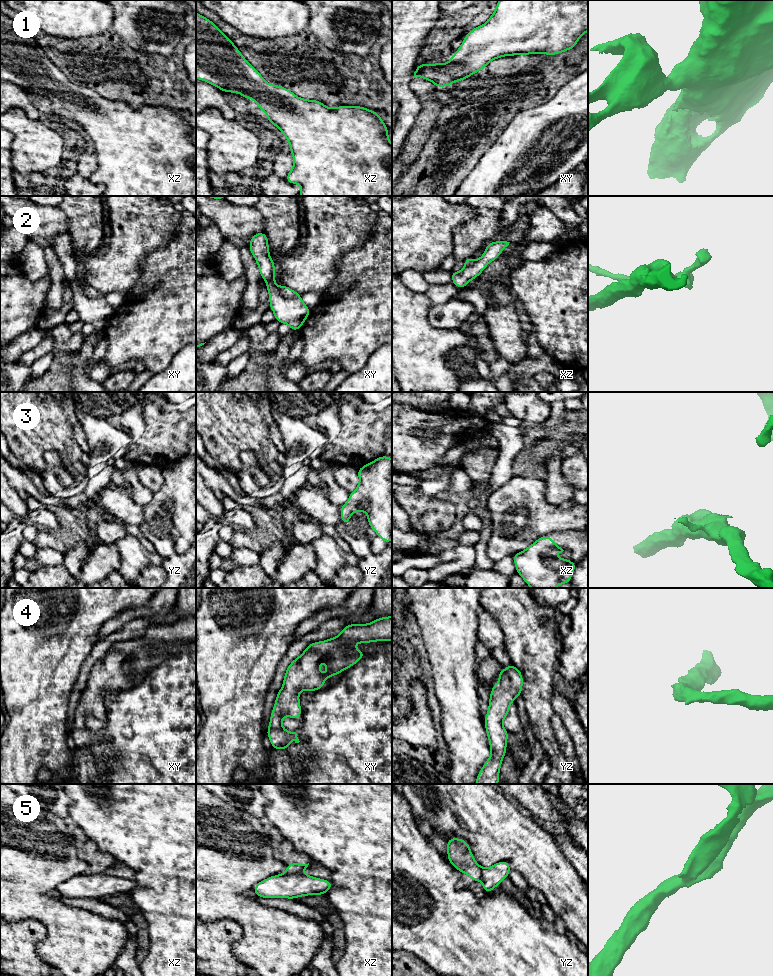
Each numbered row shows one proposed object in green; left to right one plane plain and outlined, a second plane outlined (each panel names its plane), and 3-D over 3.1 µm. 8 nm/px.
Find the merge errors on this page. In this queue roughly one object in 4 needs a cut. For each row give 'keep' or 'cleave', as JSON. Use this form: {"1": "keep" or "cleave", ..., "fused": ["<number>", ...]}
{"1": "keep", "2": "cleave", "3": "keep", "4": "keep", "5": "cleave", "fused": ["2", "5"]}

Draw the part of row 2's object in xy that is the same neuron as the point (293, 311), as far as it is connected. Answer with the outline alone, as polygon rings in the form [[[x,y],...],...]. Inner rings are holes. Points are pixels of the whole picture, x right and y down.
[[[263,232],[254,234],[250,240],[249,250],[257,262],[261,278],[267,283],[270,309],[273,311],[276,321],[287,324],[292,331],[298,331],[310,315],[310,309],[300,295],[285,298],[279,293],[275,282],[275,264],[269,255],[267,234]]]

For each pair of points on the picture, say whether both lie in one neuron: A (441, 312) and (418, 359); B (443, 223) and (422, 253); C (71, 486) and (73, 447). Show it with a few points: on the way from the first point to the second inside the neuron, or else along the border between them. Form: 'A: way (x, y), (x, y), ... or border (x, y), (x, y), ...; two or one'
A: border (428, 309), (428, 321), (434, 327), (457, 329); two
B: way (436, 230), (422, 246); one
C: border (51, 450), (65, 454), (72, 461), (80, 461); two

